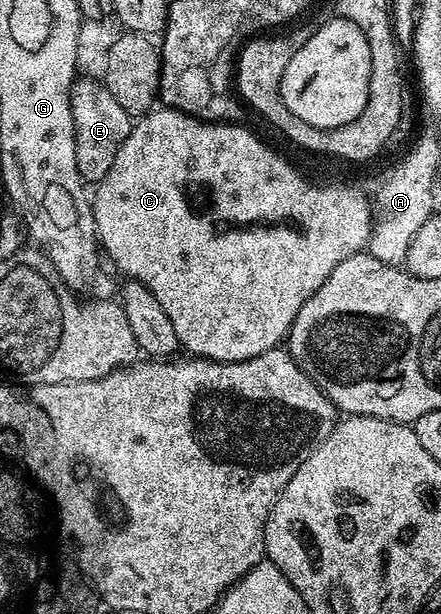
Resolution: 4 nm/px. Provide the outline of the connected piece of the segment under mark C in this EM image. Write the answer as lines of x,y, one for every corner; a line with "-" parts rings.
158,110
147,111
131,126
124,145
120,145
120,153
116,153
116,161
112,161
112,169
108,169
108,173
104,173
102,180
93,188
92,206
101,250
110,254
111,261
126,277
143,283
152,297
160,301
164,313
172,317
172,329
176,329
179,344
185,350
187,347
191,356
221,363
239,363
271,351
289,336
296,313
300,313
304,301
308,301
308,297
312,297
312,293
316,293
316,289
324,285
328,273
332,273
332,269
340,265
340,261
359,254
369,244
371,200
342,183
326,183
323,187
318,183
309,183
292,164
285,163
268,144
261,143
243,125
217,121
201,123
201,118
185,115
183,111

